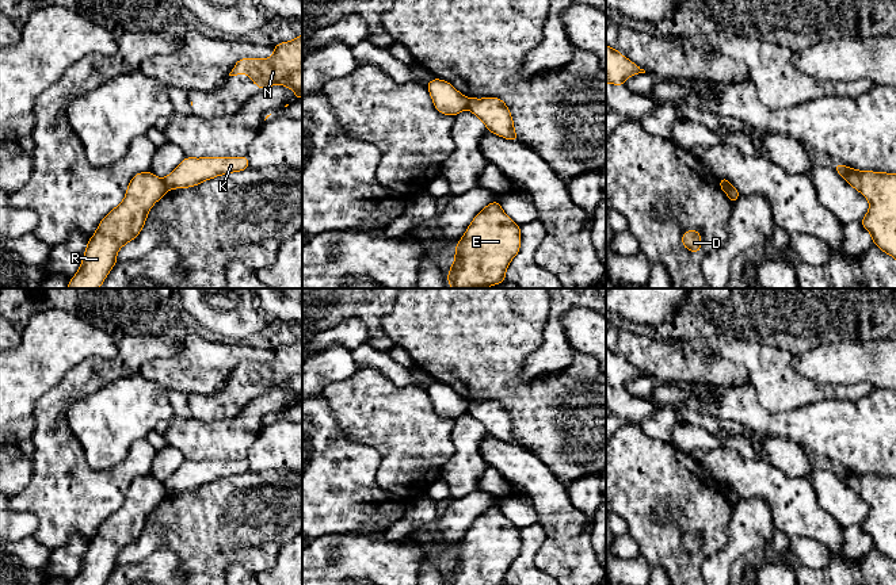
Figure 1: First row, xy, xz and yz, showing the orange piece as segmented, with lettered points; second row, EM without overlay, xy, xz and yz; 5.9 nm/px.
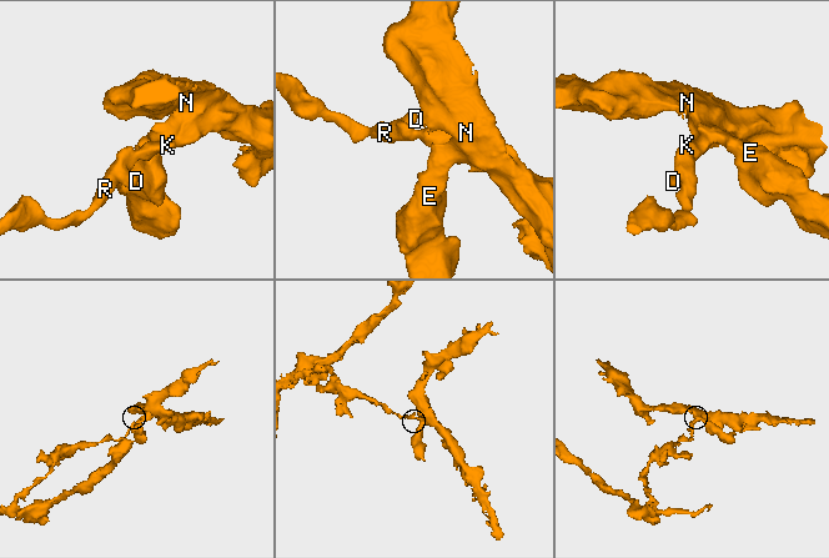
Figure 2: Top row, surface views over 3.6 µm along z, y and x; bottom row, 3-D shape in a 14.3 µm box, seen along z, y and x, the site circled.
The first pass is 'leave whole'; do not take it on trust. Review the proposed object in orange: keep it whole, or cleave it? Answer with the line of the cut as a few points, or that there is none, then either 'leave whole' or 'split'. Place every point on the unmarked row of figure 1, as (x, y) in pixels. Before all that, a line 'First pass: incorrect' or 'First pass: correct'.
First pass: incorrect
cut in xy along (161, 482), (168, 492); split

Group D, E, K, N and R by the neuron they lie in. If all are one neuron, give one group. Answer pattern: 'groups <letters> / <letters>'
groups D R / E K N

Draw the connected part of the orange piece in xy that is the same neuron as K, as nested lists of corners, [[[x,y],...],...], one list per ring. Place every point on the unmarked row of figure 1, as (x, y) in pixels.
[[[186,460],[167,481],[168,493],[195,490],[205,483],[220,478],[240,475],[249,471],[249,463],[244,460]]]

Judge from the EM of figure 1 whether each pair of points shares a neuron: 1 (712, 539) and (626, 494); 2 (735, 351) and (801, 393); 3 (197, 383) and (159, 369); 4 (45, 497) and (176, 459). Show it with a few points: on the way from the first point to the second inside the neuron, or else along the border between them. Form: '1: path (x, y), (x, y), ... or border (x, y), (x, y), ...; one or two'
1: path (693, 517), (670, 494), (648, 494); one
2: path (751, 355), (785, 387); one
3: path (187, 374), (168, 371); one
4: border (157, 452), (149, 473); two

